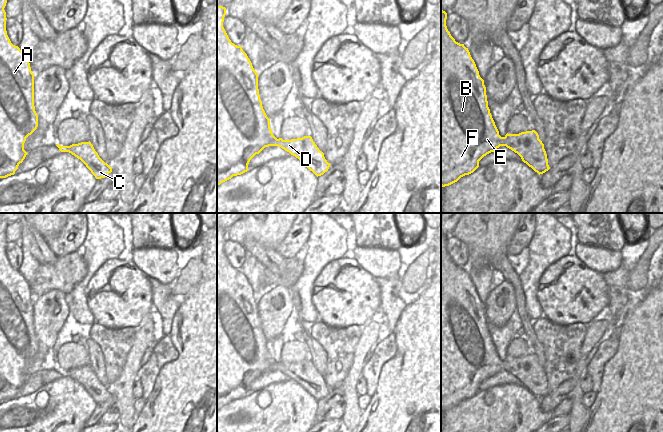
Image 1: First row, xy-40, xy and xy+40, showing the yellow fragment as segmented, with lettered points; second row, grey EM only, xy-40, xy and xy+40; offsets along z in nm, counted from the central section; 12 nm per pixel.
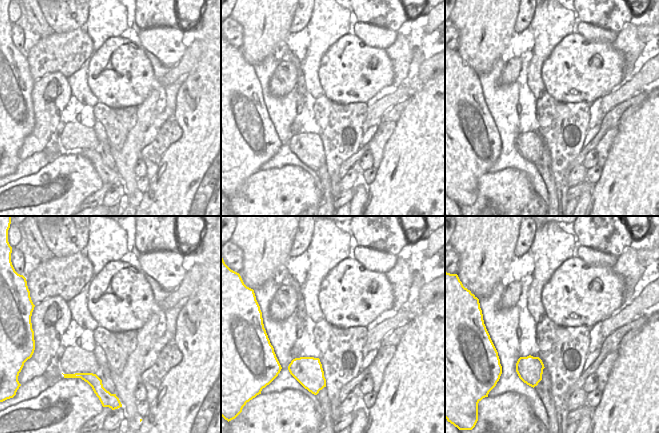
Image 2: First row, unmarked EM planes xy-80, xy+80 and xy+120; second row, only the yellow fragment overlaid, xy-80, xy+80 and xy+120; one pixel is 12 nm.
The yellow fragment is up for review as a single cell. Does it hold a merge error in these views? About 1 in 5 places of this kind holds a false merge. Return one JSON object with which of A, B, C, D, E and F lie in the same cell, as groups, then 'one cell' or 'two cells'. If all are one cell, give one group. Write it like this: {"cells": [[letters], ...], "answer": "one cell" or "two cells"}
{"cells": [["A", "B", "C", "D", "E", "F"]], "answer": "one cell"}

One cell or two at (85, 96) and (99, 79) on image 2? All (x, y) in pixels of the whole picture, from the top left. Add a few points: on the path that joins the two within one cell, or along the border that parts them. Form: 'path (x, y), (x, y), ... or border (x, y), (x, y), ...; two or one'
border (87, 67), (87, 85), (99, 101); two

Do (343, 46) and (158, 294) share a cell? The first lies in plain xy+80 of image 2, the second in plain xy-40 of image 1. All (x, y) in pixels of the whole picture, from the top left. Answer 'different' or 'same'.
different

